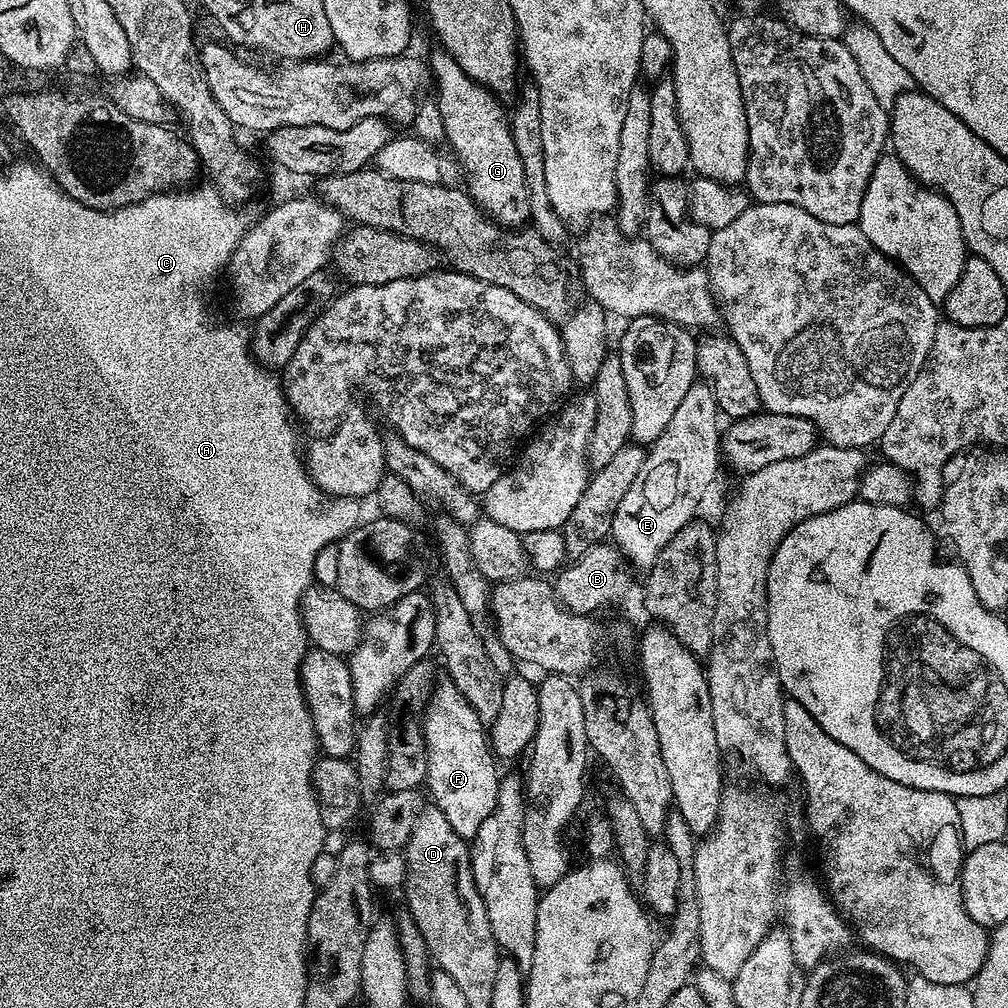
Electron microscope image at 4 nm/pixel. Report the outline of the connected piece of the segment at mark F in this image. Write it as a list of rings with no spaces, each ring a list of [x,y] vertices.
[[[448,680],[435,687],[422,727],[424,741],[427,742],[426,786],[432,792],[433,803],[446,816],[455,833],[464,839],[471,840],[476,836],[479,826],[482,826],[486,818],[495,810],[500,785],[500,770],[496,768],[498,762],[489,744],[486,726],[470,702]]]

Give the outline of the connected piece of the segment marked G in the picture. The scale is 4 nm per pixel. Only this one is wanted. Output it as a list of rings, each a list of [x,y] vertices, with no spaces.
[[[438,50],[432,56],[432,68],[430,64],[430,72],[436,75],[436,93],[434,93],[434,99],[438,106],[438,114],[442,114],[442,126],[444,127],[444,140],[446,144],[452,147],[451,153],[455,156],[459,166],[466,173],[466,180],[468,176],[468,184],[466,183],[466,191],[471,196],[474,203],[480,205],[480,209],[485,212],[491,220],[495,220],[498,224],[503,224],[504,227],[513,230],[519,229],[521,226],[529,223],[530,214],[530,194],[527,193],[525,172],[522,170],[522,158],[518,158],[518,146],[514,146],[514,138],[512,137],[512,125],[510,123],[509,113],[504,112],[501,97],[497,96],[495,92],[491,92],[486,86],[482,86],[470,78],[470,74],[466,74],[466,70],[462,70],[462,66],[454,60],[454,58],[445,50]]]

